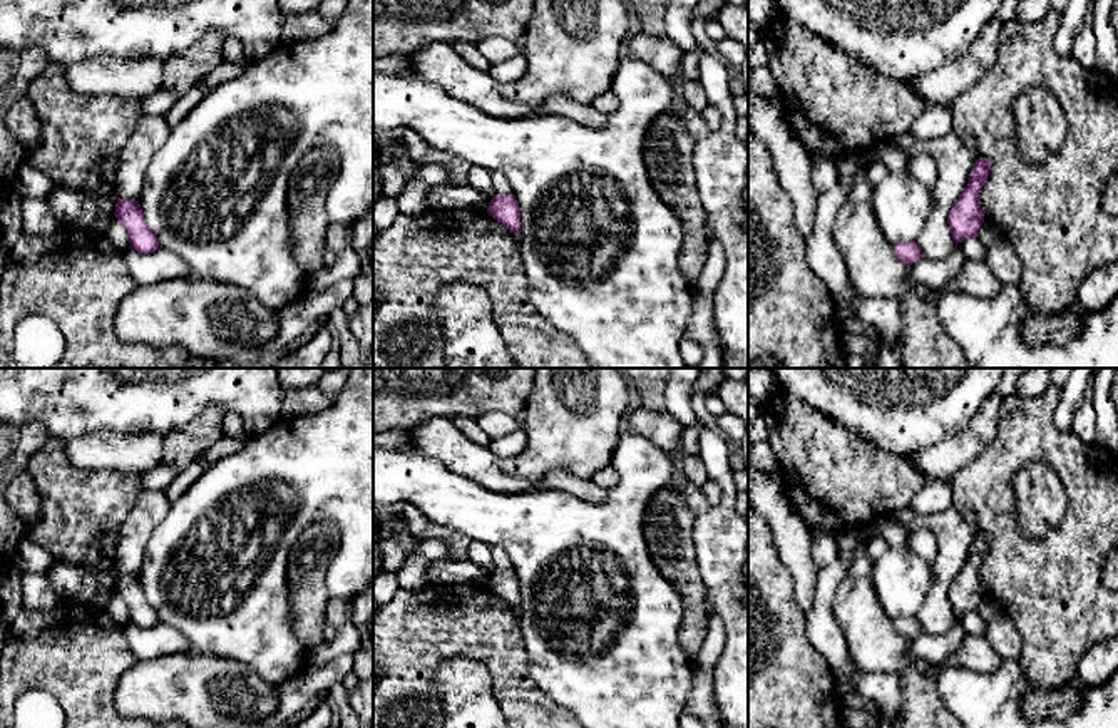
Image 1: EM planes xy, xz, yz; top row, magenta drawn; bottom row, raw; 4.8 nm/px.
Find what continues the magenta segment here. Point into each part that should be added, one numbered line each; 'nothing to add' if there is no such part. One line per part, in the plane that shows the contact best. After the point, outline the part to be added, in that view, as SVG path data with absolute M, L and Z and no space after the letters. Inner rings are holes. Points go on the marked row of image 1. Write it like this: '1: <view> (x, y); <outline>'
nothing to add

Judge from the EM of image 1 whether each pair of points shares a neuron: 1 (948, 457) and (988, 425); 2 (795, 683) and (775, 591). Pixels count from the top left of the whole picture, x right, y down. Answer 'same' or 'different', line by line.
1: same
2: same

